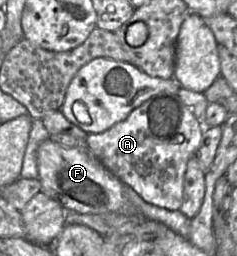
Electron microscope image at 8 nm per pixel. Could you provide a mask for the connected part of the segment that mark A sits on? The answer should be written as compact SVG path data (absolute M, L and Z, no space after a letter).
M160 92L133 110L124 120L100 134L89 134L85 141L93 155L124 185L131 187L143 200L168 210L179 210L182 204L184 176L188 160L197 155L203 123L176 93Z

